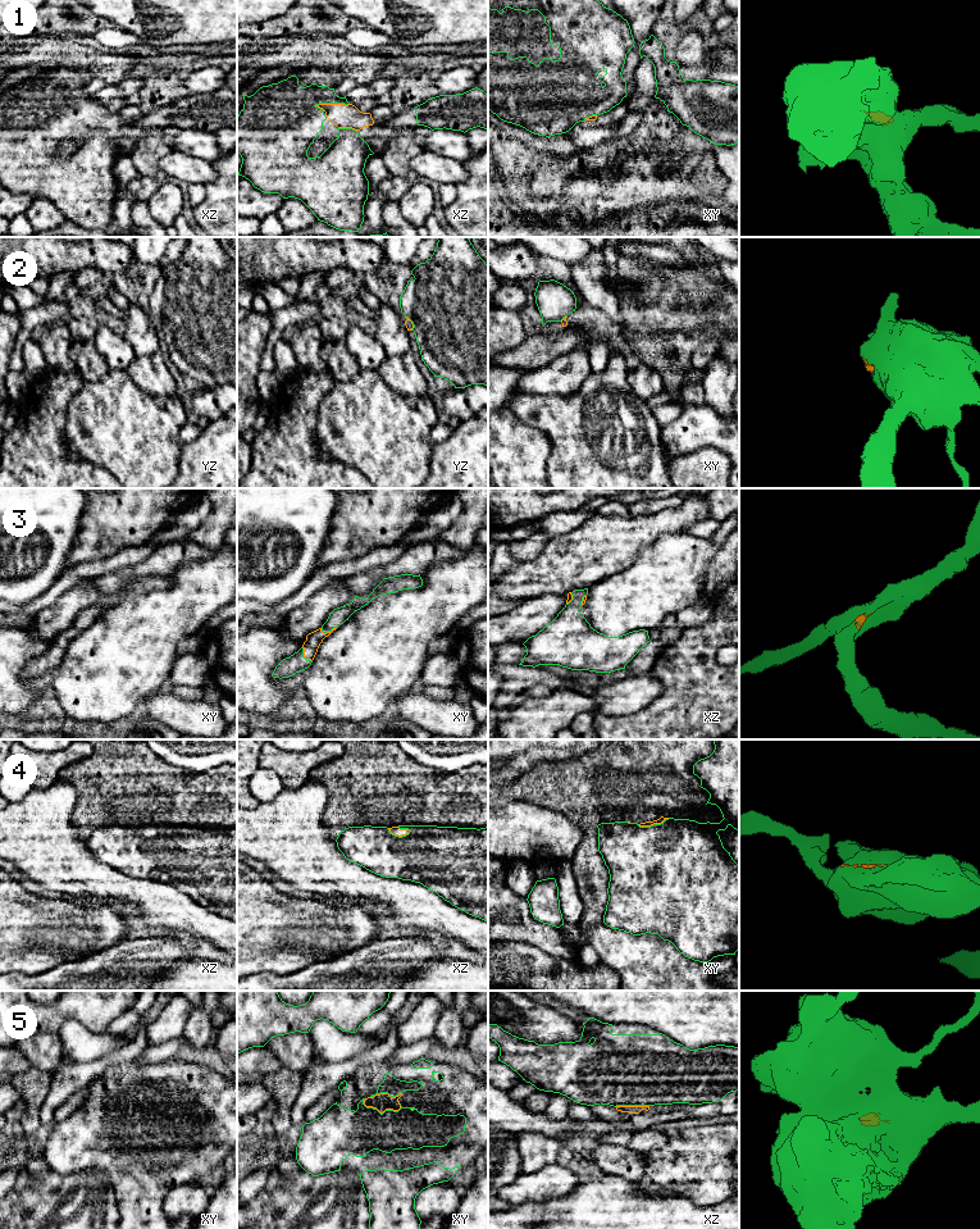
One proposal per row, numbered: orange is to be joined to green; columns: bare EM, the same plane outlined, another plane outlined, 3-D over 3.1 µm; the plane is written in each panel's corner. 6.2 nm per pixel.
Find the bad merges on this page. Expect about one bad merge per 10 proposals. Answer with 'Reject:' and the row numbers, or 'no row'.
Reject: no row

